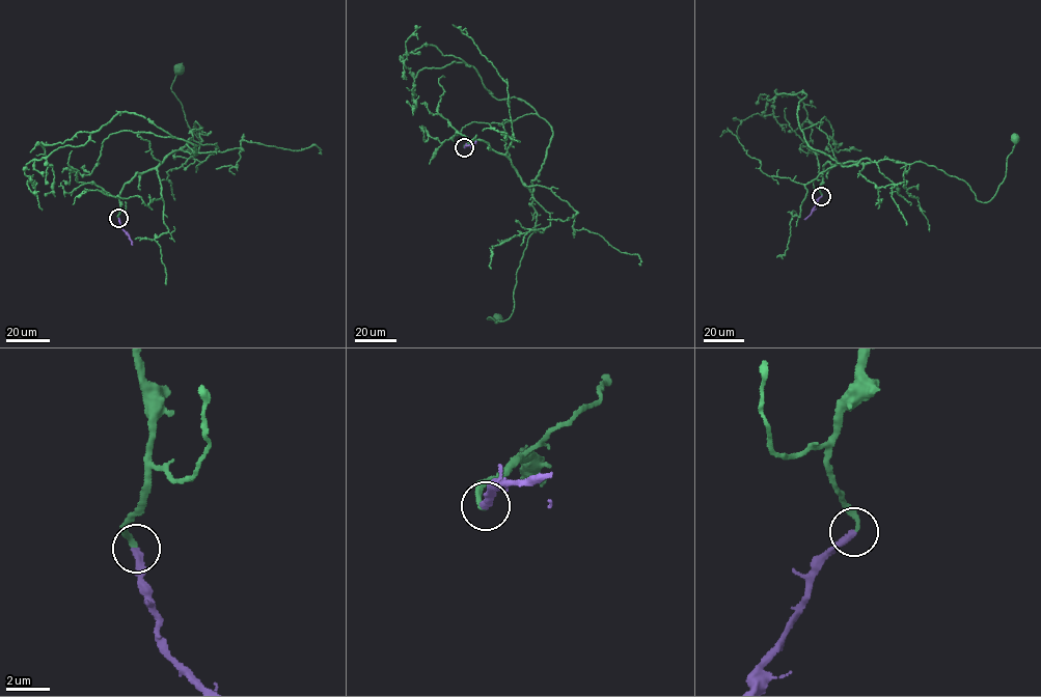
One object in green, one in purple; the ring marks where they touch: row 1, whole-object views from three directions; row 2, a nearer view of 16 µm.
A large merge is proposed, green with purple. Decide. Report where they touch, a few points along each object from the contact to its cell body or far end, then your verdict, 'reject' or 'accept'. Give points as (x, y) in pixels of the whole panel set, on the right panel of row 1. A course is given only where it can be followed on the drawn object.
at (821, 196); green runs (822, 196), (826, 163), (883, 159), (934, 166), (963, 179), (978, 200), (988, 201), (1005, 176), (1015, 138); purple runs (821, 196), (804, 219); accept

